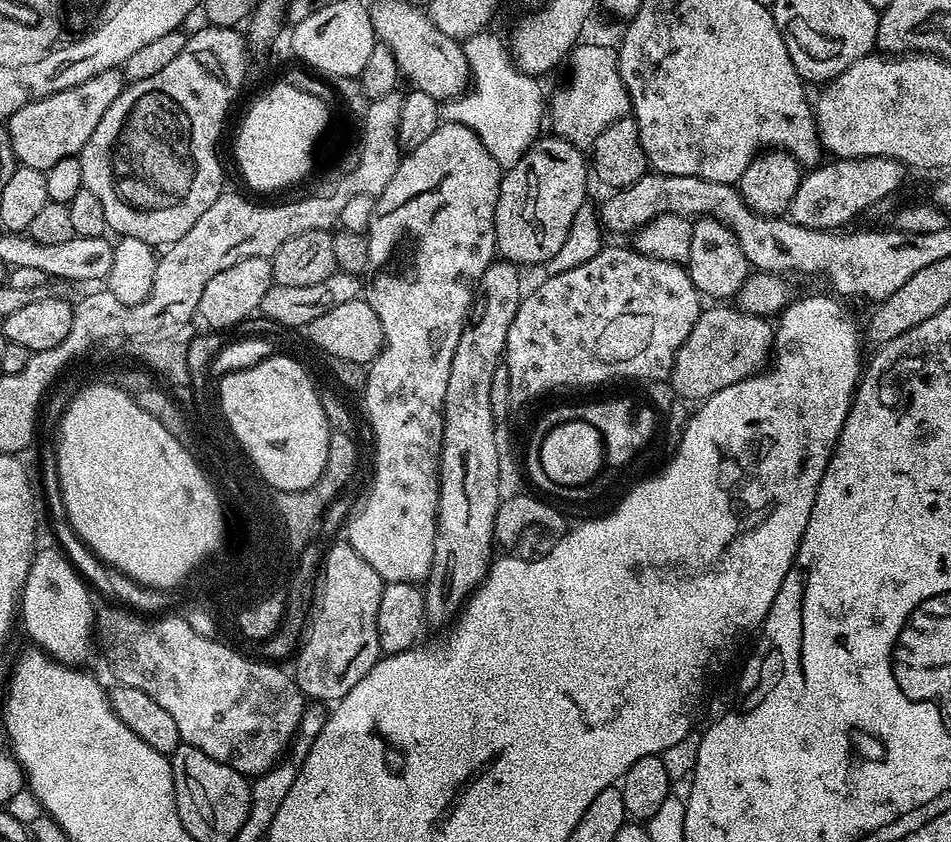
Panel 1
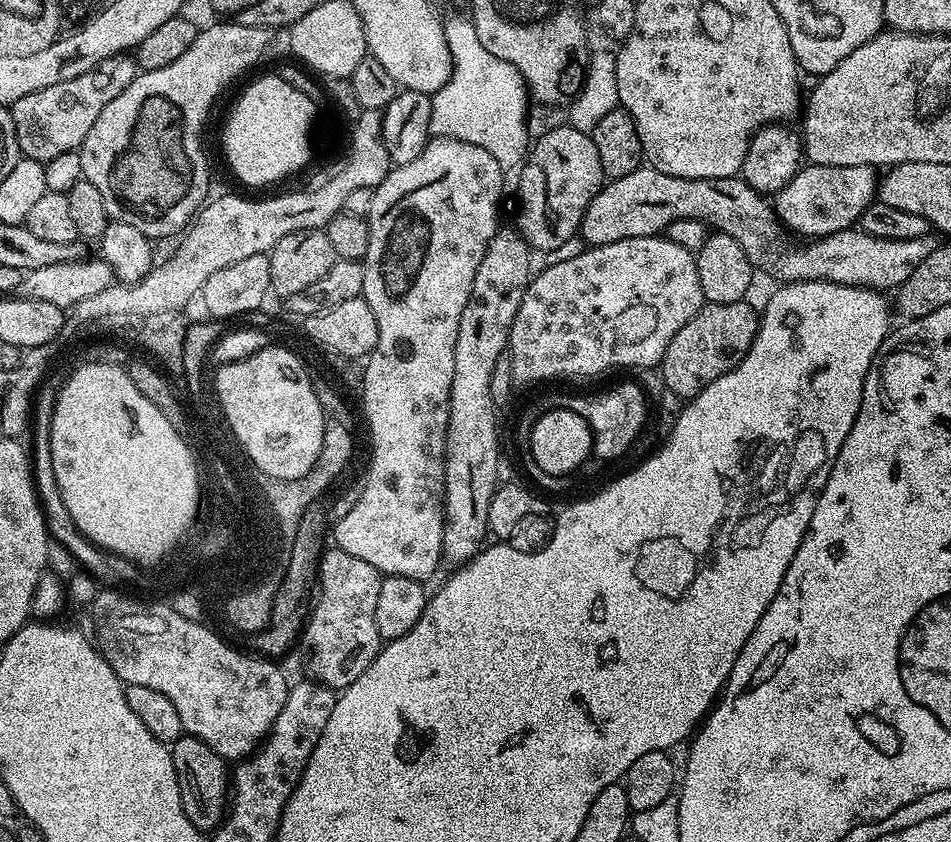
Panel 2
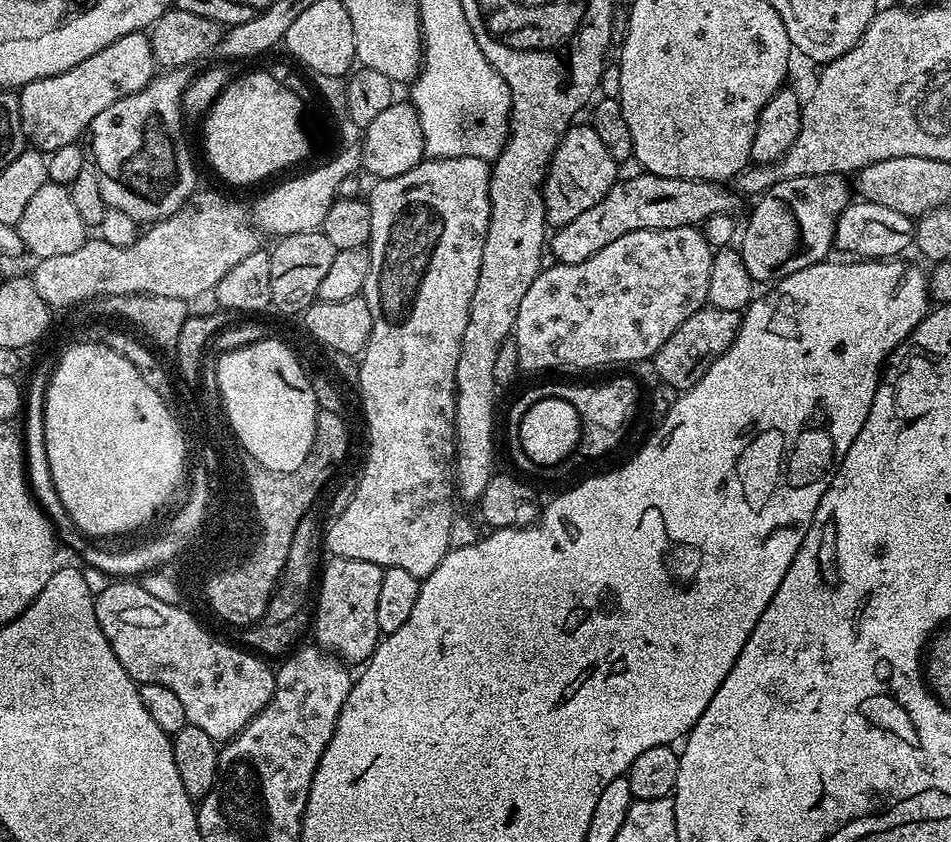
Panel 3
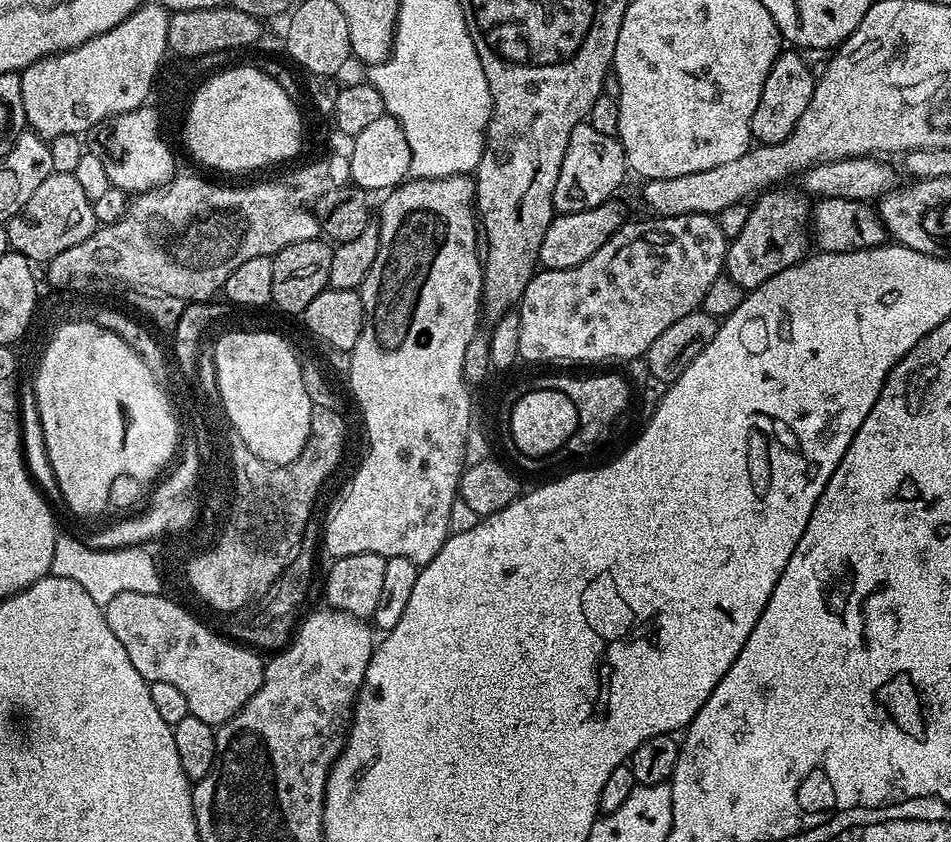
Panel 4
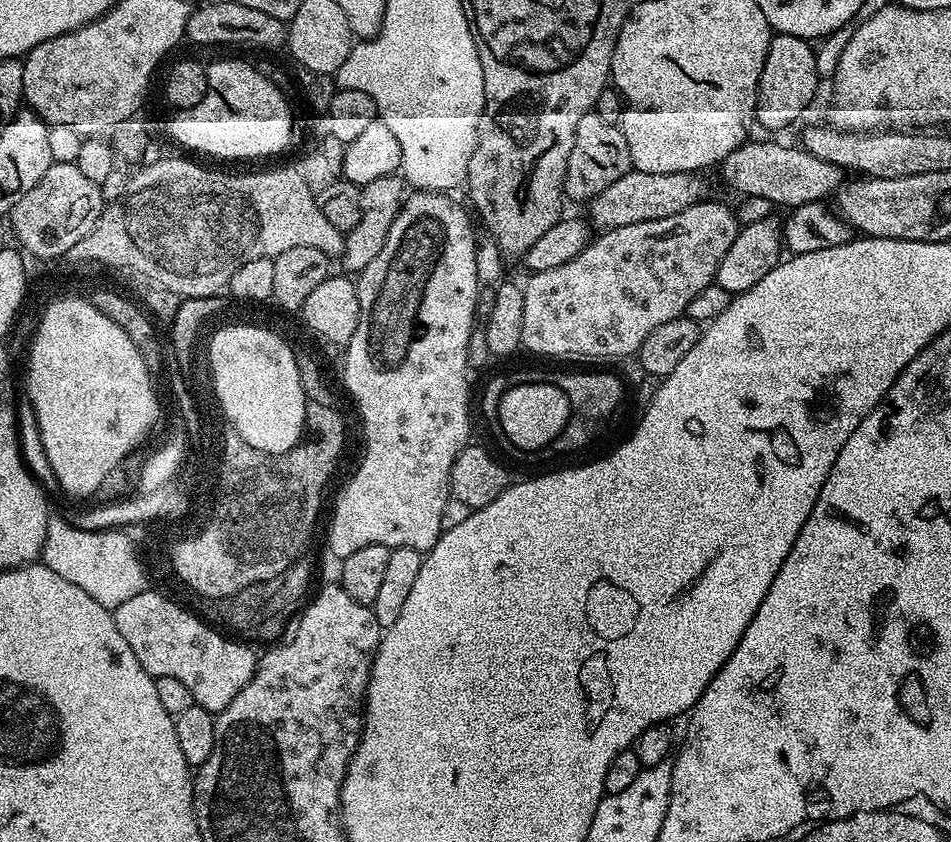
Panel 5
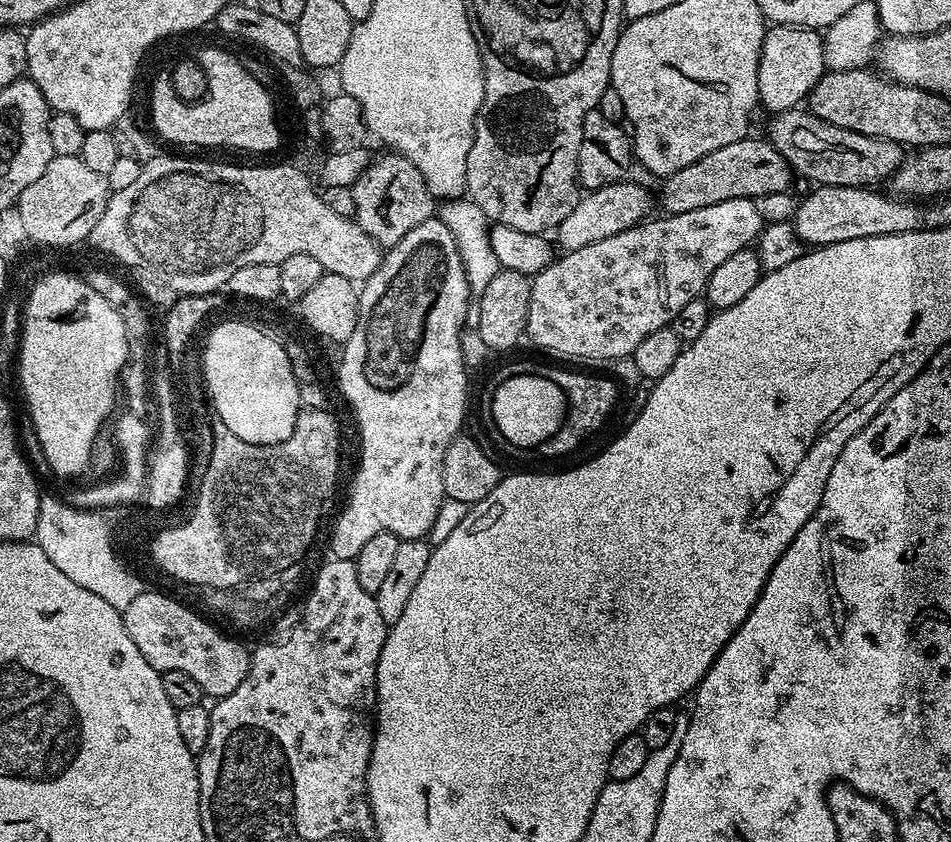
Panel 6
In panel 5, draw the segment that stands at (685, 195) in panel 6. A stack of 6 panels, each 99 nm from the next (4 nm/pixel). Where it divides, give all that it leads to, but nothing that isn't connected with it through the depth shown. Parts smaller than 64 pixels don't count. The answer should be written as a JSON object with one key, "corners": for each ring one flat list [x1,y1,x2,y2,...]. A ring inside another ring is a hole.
{"corners":[[754,140,741,144,718,165,721,178,734,191,740,192,741,197,766,198,769,205,781,204,784,210,791,210,815,200,823,201,845,183,844,169,813,156,803,147,791,148,788,144,775,144,772,140]]}

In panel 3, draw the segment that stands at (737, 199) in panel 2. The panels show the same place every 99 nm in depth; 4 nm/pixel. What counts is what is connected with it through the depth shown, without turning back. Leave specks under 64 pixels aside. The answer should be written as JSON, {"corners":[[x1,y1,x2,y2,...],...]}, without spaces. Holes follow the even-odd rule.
{"corners":[[639,175,629,180,621,179,608,191,606,198,602,198,602,202,594,202,594,206,578,214,574,222,566,222,555,229,550,236,551,255,553,252,555,259,562,264,586,262,586,258,598,254,602,246,610,246,614,238,622,238,622,234,630,234,634,230,678,226,691,228,703,225,710,214,722,216,735,213,737,193,727,192,723,183]]}

